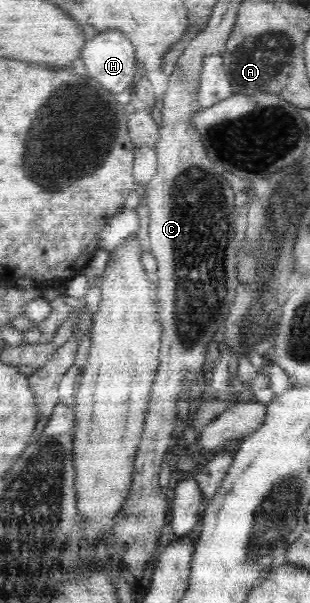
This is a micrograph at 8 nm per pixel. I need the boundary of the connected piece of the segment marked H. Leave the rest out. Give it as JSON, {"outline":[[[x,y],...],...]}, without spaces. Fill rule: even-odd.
{"outline":[[[110,29],[98,33],[83,45],[81,53],[81,59],[84,61],[88,76],[97,80],[107,91],[116,95],[133,88],[135,71],[138,65],[135,47],[121,31]]]}

